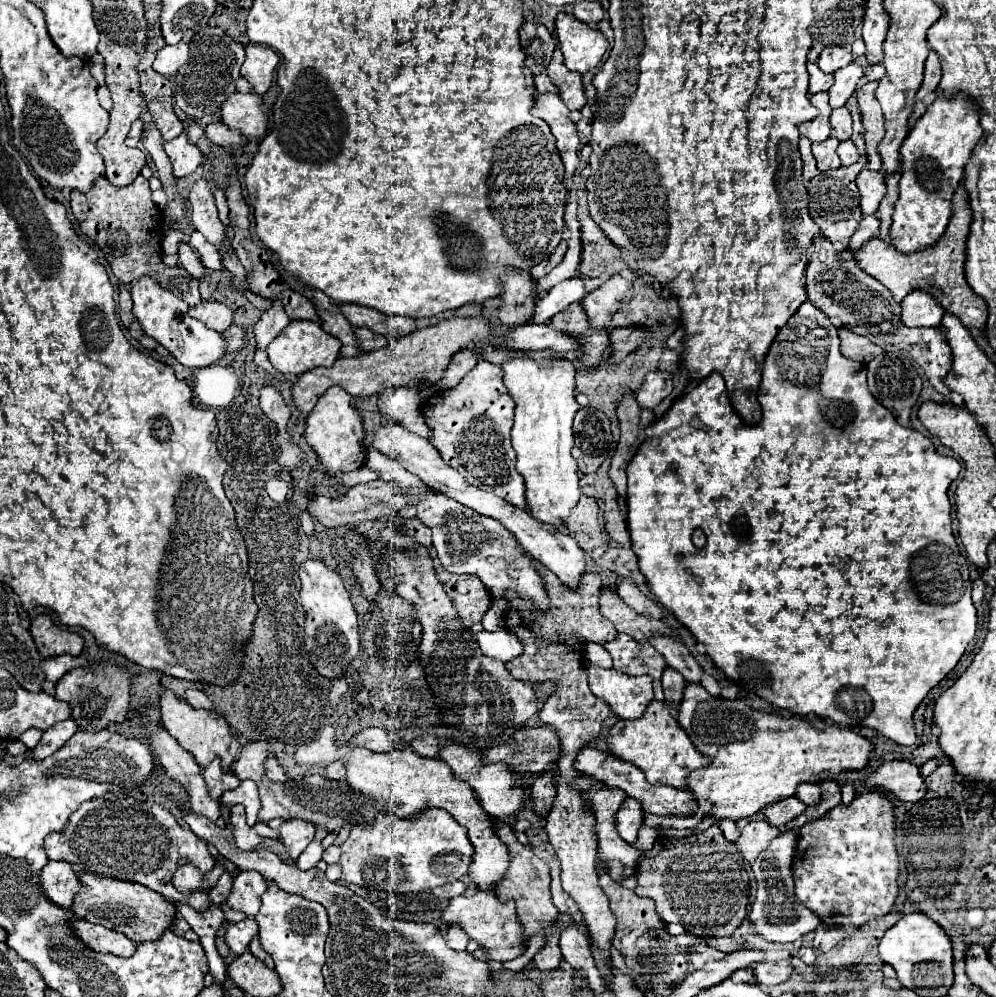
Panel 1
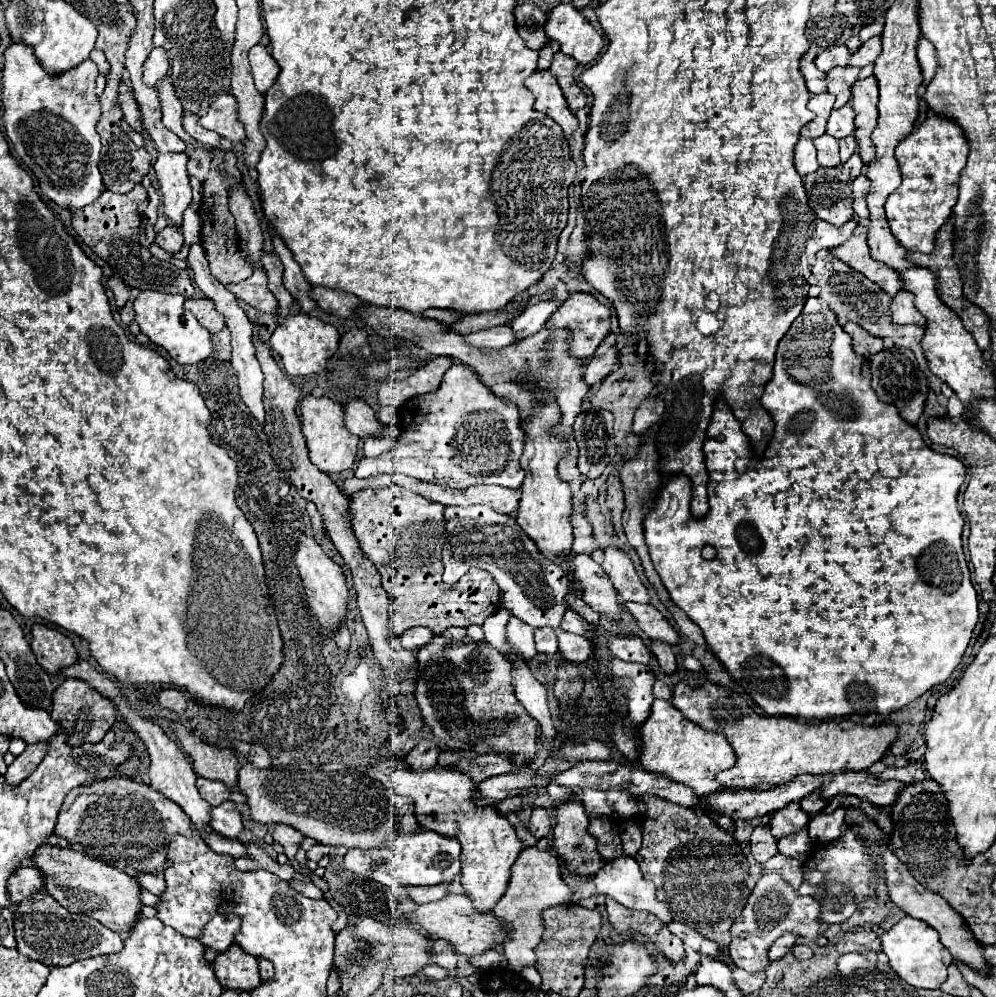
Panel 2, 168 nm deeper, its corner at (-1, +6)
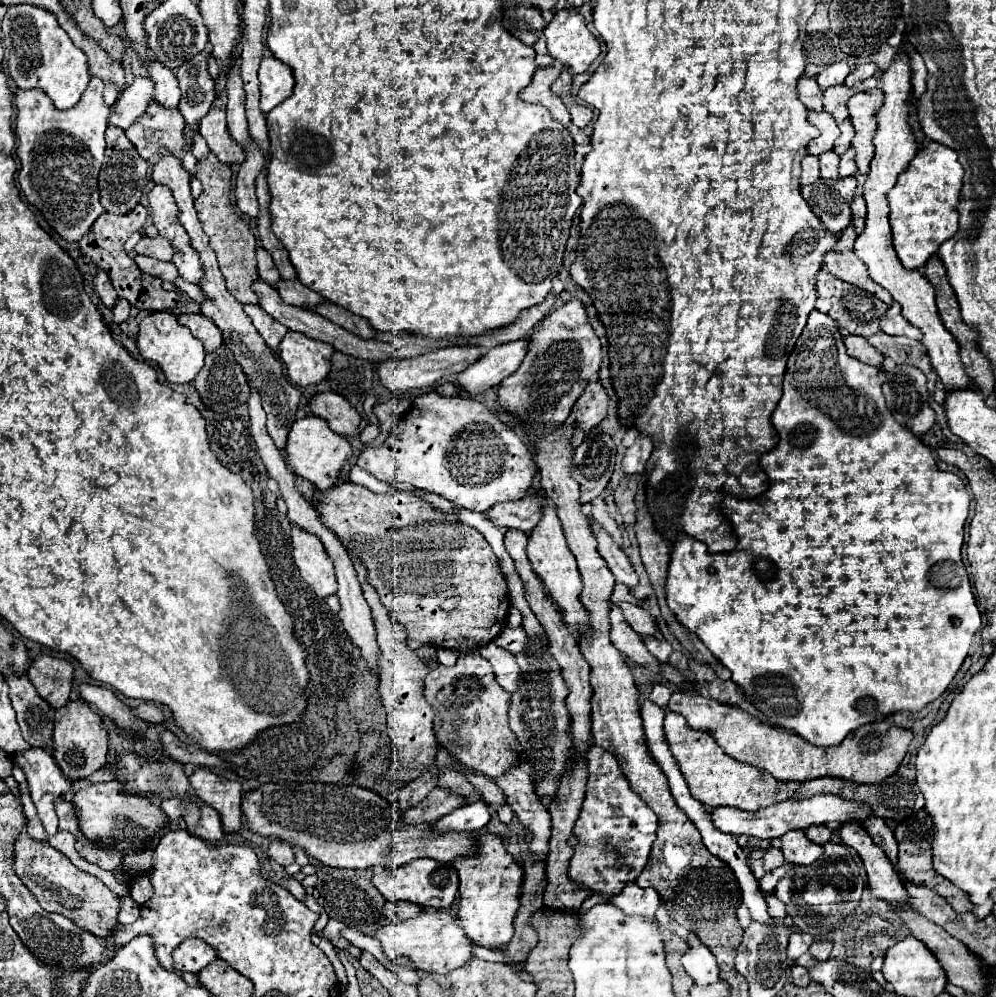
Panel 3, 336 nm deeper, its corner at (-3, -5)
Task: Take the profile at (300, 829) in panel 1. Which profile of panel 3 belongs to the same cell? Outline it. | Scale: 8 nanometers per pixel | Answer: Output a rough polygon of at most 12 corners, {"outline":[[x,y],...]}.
{"outline":[[285,841],[269,845],[269,857],[287,867],[295,861],[295,851]]}

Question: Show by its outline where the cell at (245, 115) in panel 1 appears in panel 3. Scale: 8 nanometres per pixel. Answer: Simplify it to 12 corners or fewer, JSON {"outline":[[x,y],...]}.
{"outline":[[213,107],[199,123],[209,149],[223,163],[243,163],[225,109]]}

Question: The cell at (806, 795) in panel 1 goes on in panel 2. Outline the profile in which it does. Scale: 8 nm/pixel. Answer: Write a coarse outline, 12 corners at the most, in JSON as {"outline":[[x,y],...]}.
{"outline":[[817,792],[807,796],[799,806],[809,814],[819,814],[827,804],[817,800]]}

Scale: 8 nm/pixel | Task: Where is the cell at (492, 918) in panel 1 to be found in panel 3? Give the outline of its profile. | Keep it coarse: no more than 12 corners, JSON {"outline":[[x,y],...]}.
{"outline":[[423,911],[375,933],[393,963],[447,975],[475,943],[453,913]]}

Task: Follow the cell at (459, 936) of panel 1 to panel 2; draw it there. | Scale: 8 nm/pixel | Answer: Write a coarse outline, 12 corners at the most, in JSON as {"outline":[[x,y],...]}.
{"outline":[[443,940],[433,942],[431,964],[453,972],[459,956]]}

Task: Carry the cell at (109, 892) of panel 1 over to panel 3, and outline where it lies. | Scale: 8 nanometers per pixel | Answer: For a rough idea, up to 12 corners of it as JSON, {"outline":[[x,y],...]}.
{"outline":[[29,835],[15,873],[45,911],[101,939],[121,899],[99,877]]}

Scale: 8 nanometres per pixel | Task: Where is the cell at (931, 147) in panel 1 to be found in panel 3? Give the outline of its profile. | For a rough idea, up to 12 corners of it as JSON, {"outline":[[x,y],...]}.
{"outline":[[927,143],[889,191],[893,245],[917,269],[957,231],[963,167]]}

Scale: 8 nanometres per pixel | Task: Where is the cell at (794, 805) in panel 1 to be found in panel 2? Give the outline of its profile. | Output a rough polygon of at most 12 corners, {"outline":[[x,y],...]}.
{"outline":[[797,802],[777,810],[771,832],[783,836],[805,830],[809,814]]}

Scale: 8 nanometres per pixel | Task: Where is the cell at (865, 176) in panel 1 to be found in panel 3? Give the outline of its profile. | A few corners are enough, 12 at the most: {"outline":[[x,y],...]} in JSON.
{"outline":[[853,197],[851,213],[857,235],[865,229],[865,199]]}

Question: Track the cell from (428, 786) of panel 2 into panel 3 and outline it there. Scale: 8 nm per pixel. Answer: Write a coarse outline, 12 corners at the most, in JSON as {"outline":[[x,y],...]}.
{"outline":[[475,833],[459,871],[459,925],[481,947],[513,937],[523,869]]}

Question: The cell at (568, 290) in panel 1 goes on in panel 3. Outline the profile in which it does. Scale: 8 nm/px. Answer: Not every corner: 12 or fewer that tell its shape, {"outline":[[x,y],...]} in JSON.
{"outline":[[529,337],[491,347],[457,377],[471,395],[499,385],[523,361]]}

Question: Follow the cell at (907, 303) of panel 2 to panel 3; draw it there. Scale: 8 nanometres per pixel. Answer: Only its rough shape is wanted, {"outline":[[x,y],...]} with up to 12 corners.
{"outline":[[893,303],[881,317],[887,335],[903,335],[921,341],[923,333]]}

